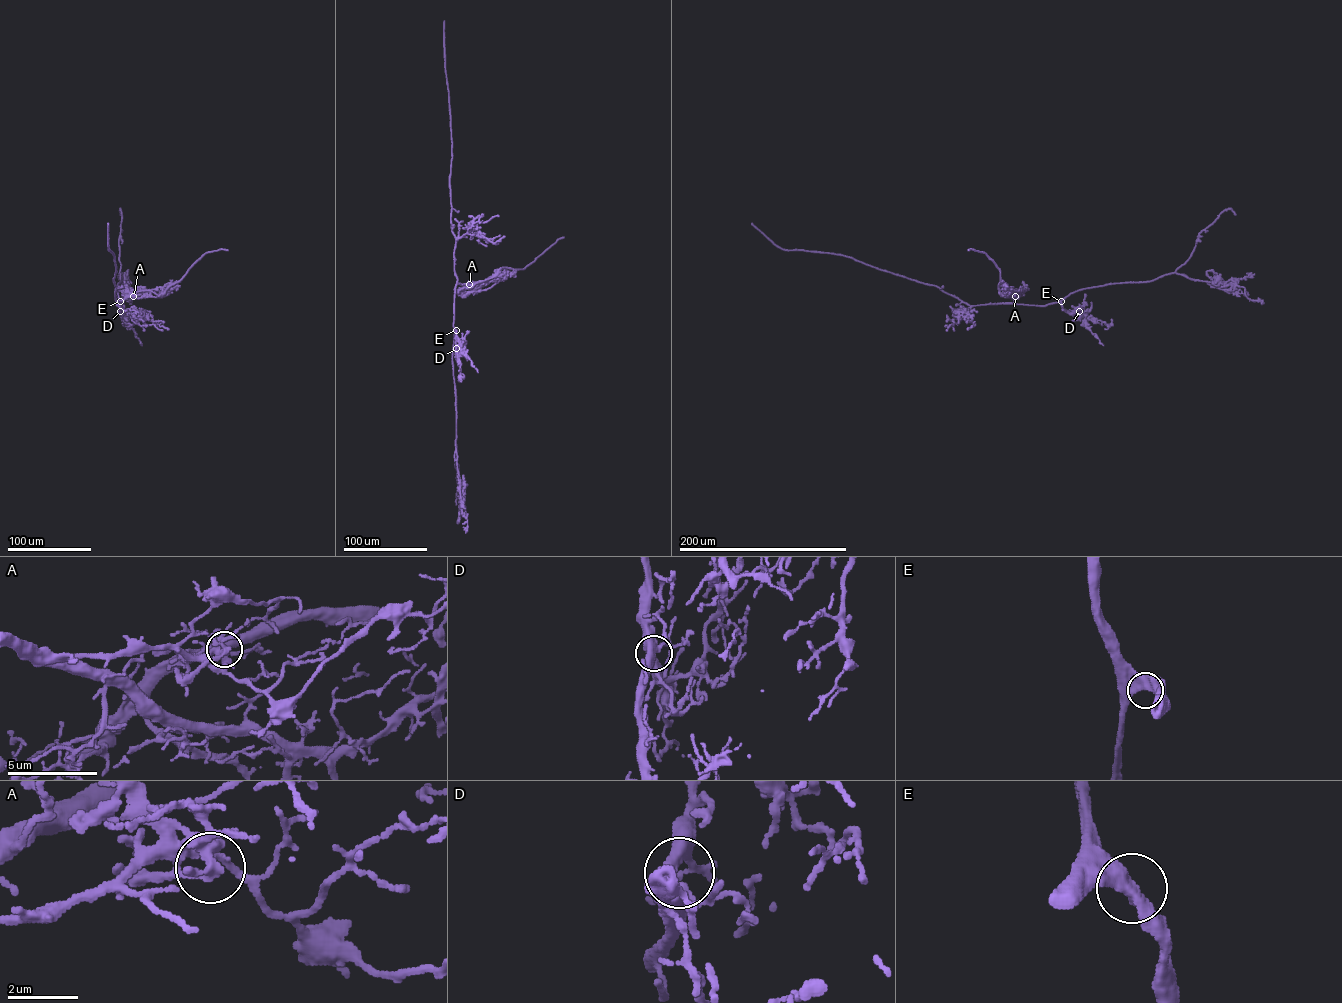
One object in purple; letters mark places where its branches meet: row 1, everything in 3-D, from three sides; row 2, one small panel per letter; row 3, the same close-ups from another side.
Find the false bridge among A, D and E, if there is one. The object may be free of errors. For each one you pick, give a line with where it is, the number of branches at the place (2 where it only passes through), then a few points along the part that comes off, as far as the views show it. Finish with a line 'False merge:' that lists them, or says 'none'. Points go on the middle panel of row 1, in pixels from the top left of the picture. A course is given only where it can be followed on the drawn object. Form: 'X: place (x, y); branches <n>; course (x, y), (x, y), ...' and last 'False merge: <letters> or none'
A: place (469, 284); branches 2; course (470, 284), (494, 276), (501, 268), (524, 269), (564, 237)
False merge: A

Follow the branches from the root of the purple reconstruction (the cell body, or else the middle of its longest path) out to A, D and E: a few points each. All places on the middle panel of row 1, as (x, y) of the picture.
A: (457, 278), (458, 283), (470, 284)
D: (457, 278), (453, 323), (456, 348)
E: (457, 278), (456, 330)

